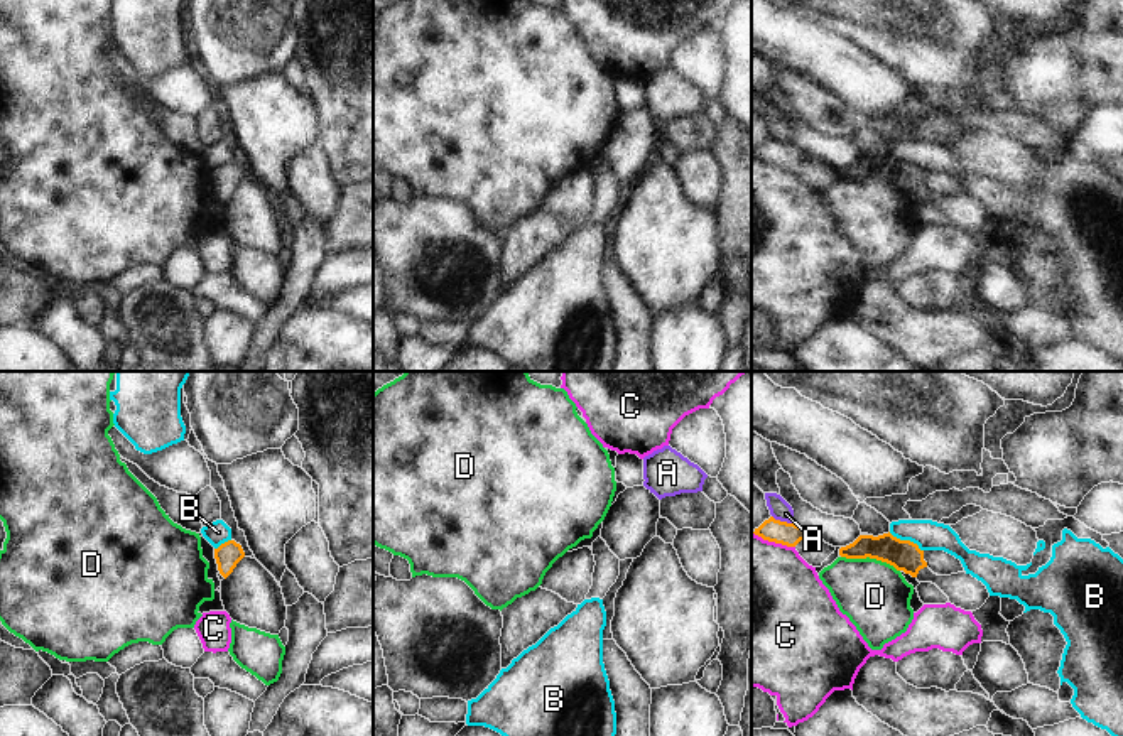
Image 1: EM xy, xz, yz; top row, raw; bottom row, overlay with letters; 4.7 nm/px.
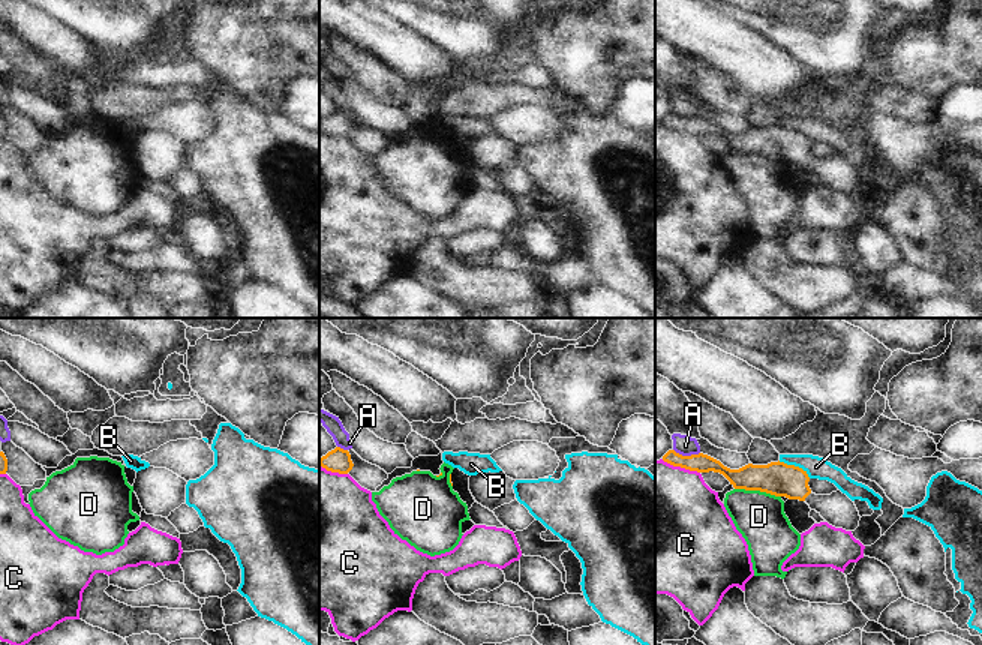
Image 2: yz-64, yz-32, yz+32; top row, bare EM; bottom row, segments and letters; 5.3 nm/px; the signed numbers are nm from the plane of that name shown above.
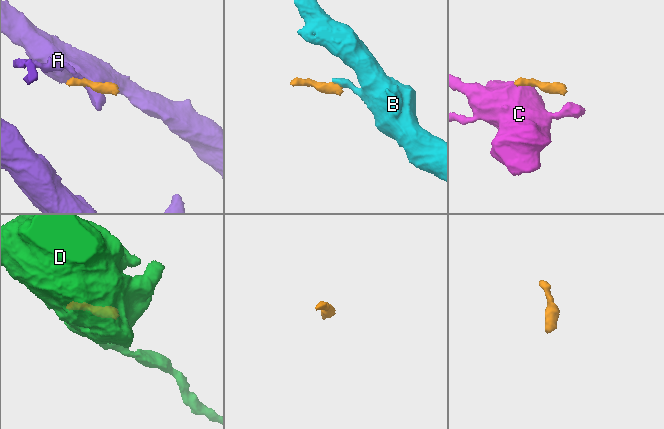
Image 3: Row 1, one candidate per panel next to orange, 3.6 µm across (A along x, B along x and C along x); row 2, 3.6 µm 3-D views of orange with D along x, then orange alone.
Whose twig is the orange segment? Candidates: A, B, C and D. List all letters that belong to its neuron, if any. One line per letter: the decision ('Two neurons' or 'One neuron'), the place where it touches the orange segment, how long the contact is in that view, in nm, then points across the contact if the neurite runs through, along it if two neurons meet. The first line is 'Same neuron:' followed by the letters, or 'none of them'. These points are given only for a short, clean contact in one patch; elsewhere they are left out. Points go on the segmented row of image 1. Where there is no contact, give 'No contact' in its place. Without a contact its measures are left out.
Same neuron: none of them
A: Two neurons. Touches orange at yz (782, 522). Shared border 100 nm. Boundary: yz (772, 515), (791, 524)
B: Two neurons. Touches orange at yz (905, 541). Shared border 190 nm. Boundary: yz (889, 532), (912, 541), (922, 551)
C: Two neurons. Touches orange at yz (774, 541). Shared border 220 nm. Boundary: yz (754, 532), (764, 539), (794, 547)
D: Two neurons. Touches orange at yz (870, 557). Shared border 280 nm. Boundary: yz (841, 556), (875, 557), (899, 571).

